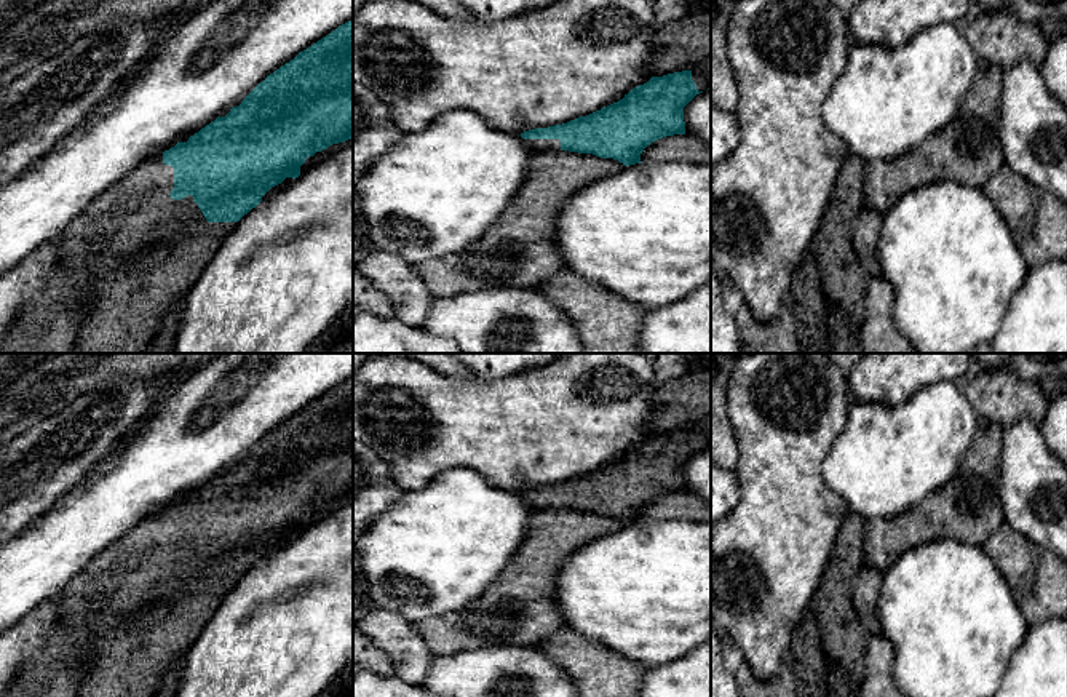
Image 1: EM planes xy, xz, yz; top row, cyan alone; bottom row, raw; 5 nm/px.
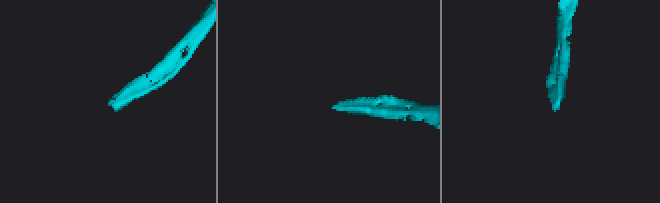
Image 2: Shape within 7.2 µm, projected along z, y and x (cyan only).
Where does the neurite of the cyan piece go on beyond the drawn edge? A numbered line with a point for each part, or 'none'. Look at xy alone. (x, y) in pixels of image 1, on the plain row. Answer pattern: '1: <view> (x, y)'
1: xy (136, 609)

